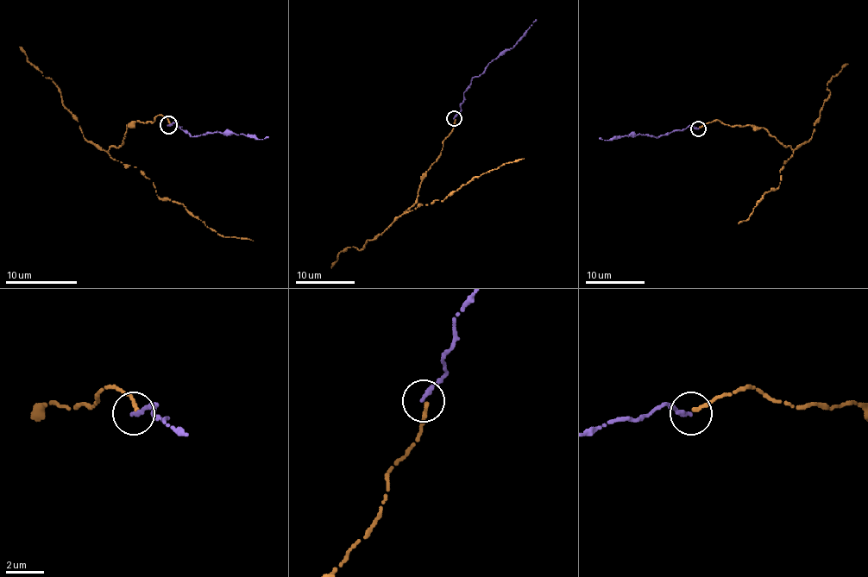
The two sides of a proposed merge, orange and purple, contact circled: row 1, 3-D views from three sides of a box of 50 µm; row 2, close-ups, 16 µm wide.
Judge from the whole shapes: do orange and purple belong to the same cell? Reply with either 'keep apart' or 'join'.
join

